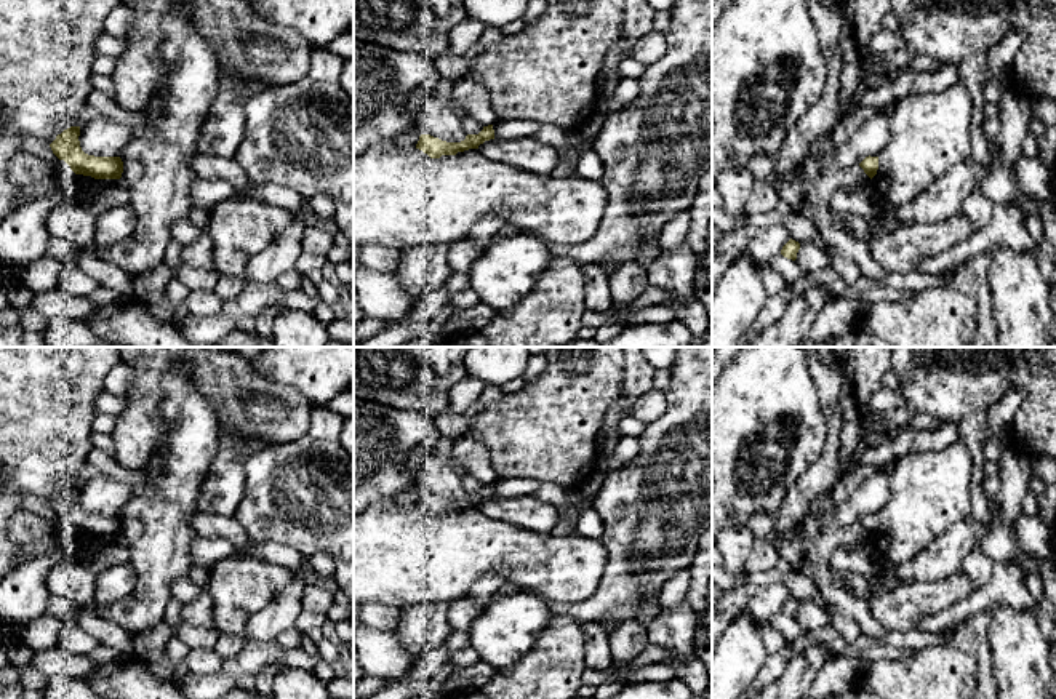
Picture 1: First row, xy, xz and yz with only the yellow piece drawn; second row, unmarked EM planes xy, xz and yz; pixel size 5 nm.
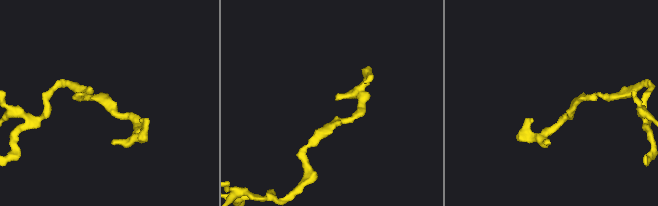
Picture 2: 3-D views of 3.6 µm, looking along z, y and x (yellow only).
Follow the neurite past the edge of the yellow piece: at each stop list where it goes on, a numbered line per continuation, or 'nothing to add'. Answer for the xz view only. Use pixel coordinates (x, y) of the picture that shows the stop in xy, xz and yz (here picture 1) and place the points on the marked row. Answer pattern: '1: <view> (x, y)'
nothing to add

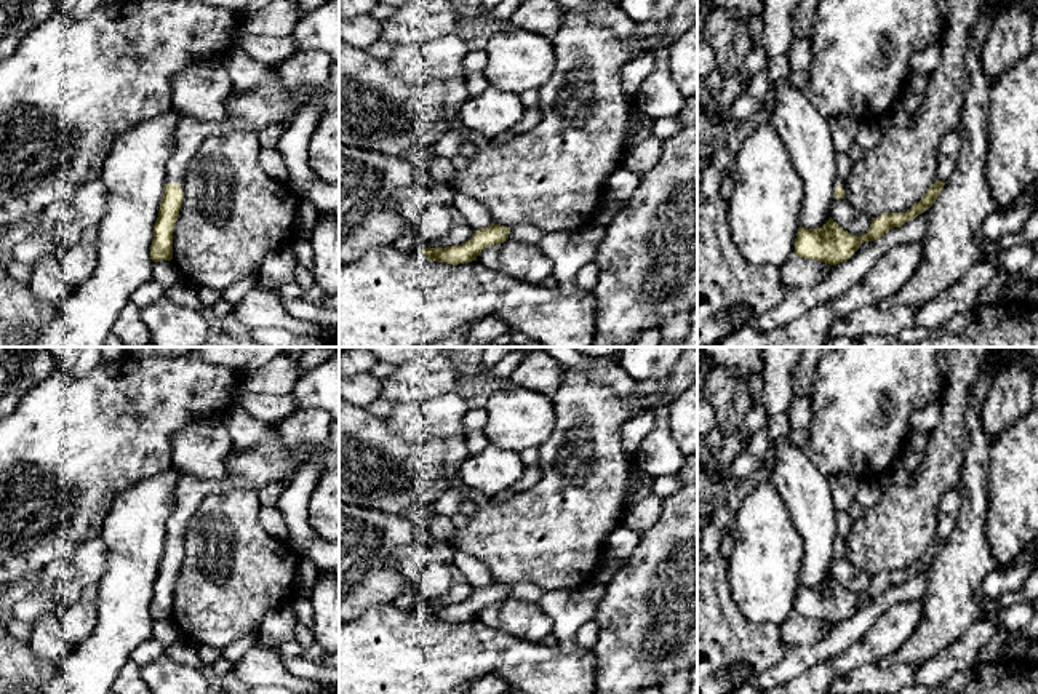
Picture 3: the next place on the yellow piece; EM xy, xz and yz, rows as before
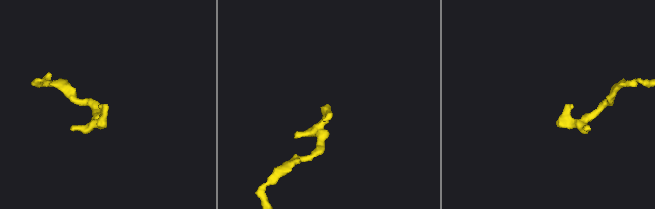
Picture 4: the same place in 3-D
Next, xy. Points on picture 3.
1: xy (259, 99)

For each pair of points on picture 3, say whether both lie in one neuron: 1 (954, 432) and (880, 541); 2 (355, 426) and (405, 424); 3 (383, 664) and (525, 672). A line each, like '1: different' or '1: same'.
1: same
2: different
3: same

